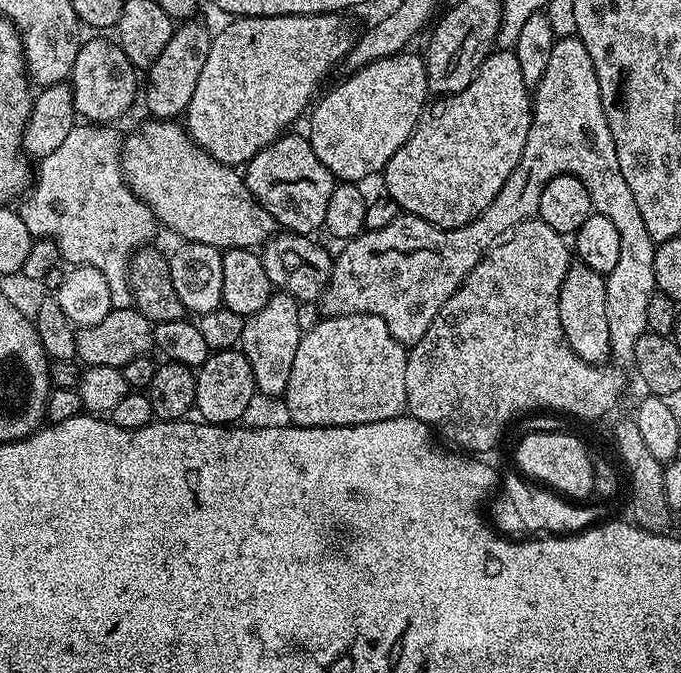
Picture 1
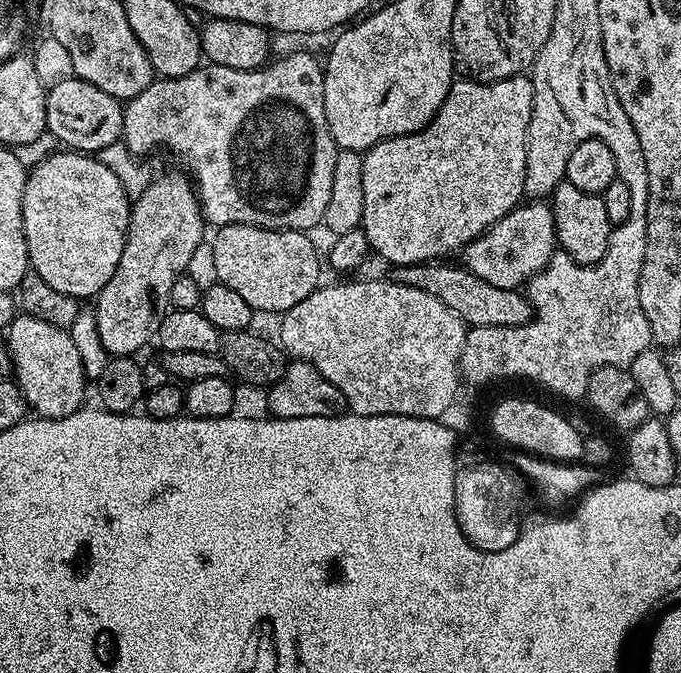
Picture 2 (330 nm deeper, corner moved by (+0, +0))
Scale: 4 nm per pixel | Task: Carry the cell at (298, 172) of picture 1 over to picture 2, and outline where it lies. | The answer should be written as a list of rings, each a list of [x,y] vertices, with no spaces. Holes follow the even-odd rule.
[[[292,52],[281,60],[273,59],[262,68],[252,72],[234,70],[230,66],[218,66],[211,62],[196,68],[185,76],[169,76],[153,79],[142,94],[123,105],[124,134],[122,143],[137,158],[147,157],[151,148],[169,148],[186,169],[187,175],[194,181],[196,195],[200,197],[200,213],[209,225],[249,224],[259,228],[284,228],[288,232],[308,232],[315,224],[319,225],[326,214],[326,205],[330,203],[330,190],[334,183],[334,158],[338,151],[334,138],[330,134],[330,126],[326,122],[326,106],[324,105],[324,69],[321,61],[316,61],[308,52]]]

